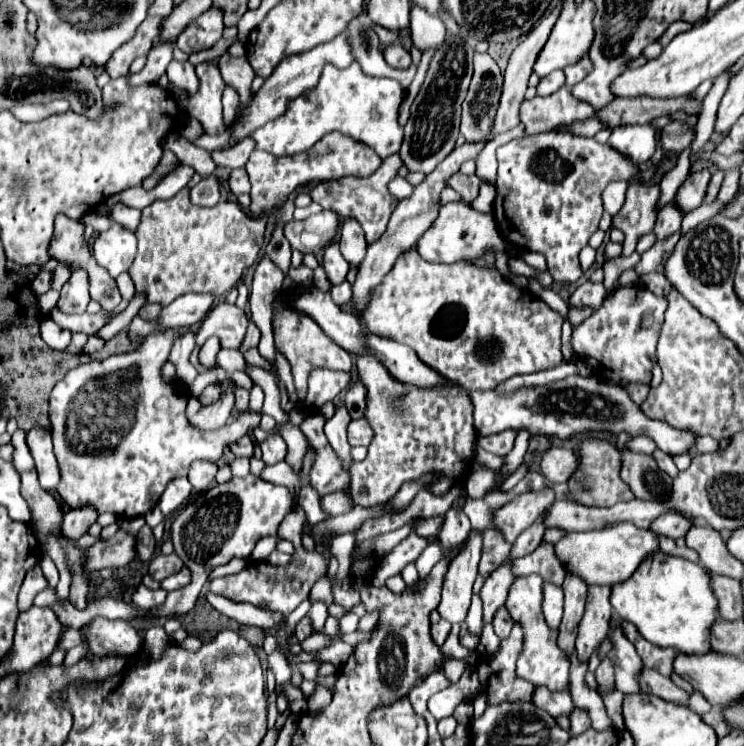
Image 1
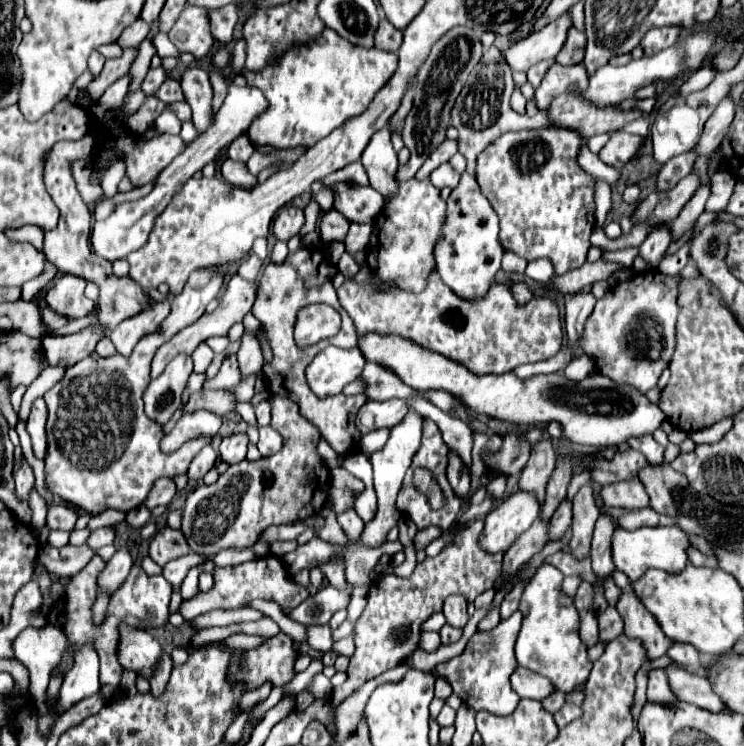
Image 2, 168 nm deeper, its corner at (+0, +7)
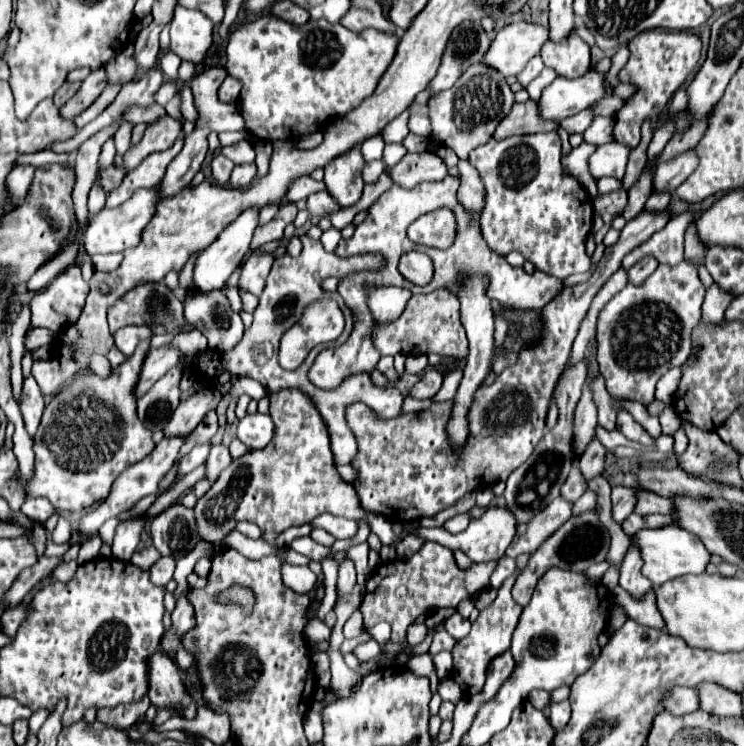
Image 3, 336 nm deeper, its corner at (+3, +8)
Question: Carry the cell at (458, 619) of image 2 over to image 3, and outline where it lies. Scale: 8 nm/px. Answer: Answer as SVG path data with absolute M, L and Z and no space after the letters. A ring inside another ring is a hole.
M454 612L454 614L444 622L444 628L448 630L448 634L450 634L452 638L462 640L462 638L466 638L468 632L470 632L470 620L466 620L466 618L462 618L458 612Z

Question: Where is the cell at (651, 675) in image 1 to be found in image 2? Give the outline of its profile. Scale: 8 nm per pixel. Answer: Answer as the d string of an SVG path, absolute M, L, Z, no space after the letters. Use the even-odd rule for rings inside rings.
M665 667L665 675L669 679L669 687L671 691L675 693L675 697L679 701L685 701L685 703L693 703L705 711L711 711L711 713L719 713L725 705L723 701L711 691L711 685L705 677L699 677L699 675L689 675L685 673L681 667Z

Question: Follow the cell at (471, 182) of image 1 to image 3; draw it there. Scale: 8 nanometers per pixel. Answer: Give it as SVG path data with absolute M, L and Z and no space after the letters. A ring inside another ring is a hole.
M434 152L406 154L398 164L384 168L384 174L390 180L406 190L412 190L426 180L442 180L448 174L446 164Z

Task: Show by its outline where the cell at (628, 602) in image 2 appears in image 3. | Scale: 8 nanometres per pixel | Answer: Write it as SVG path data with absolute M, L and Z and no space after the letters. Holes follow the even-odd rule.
M632 542L628 546L628 552L622 560L622 568L620 568L620 586L624 590L628 590L632 596L642 596L652 588L652 582L648 578L642 576L642 556L640 556L640 548Z

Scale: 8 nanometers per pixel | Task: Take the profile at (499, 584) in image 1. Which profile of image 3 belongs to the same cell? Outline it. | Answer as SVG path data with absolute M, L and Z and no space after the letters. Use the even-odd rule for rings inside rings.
M558 496L528 524L518 524L514 542L508 546L506 556L516 558L522 552L534 552L554 530L558 530L558 526L562 526L572 516L572 506L574 504L570 500Z

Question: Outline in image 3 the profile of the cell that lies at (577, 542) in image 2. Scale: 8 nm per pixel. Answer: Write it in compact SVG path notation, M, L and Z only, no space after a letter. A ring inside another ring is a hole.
M594 438L586 450L582 452L578 464L582 466L582 474L586 476L586 480L594 478L596 474L602 474L604 472L604 456L606 456L606 450L604 446L600 444L598 438Z

